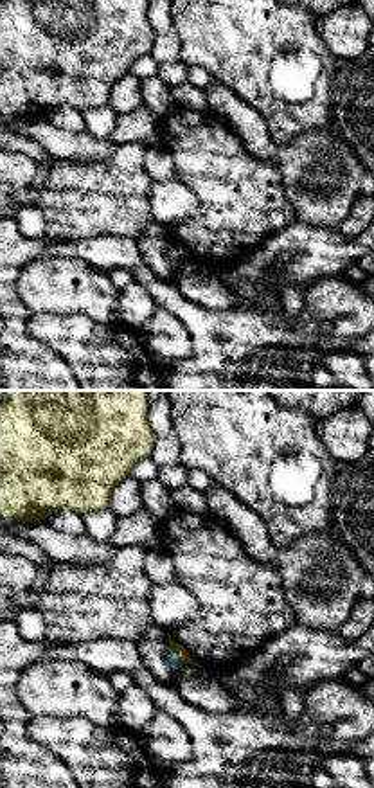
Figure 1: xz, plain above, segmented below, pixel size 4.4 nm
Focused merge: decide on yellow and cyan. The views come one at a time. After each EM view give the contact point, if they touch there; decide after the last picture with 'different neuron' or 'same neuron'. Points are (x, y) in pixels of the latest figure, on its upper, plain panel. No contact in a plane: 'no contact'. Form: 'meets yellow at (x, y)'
meets yellow at (175, 250)

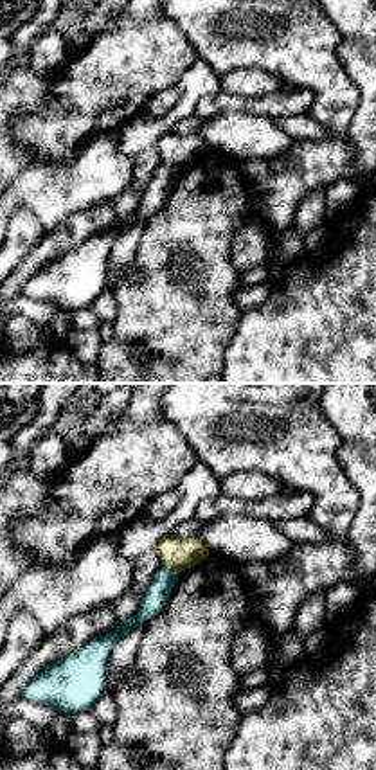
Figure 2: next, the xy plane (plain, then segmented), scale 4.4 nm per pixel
meets yellow at (171, 164)

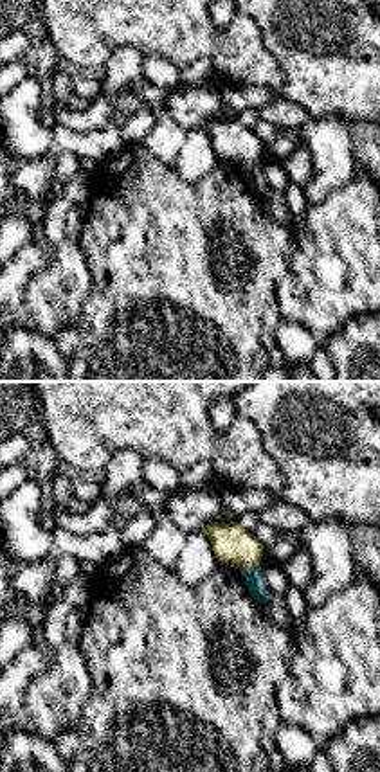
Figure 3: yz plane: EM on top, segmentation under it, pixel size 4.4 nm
meets yellow at (249, 162)

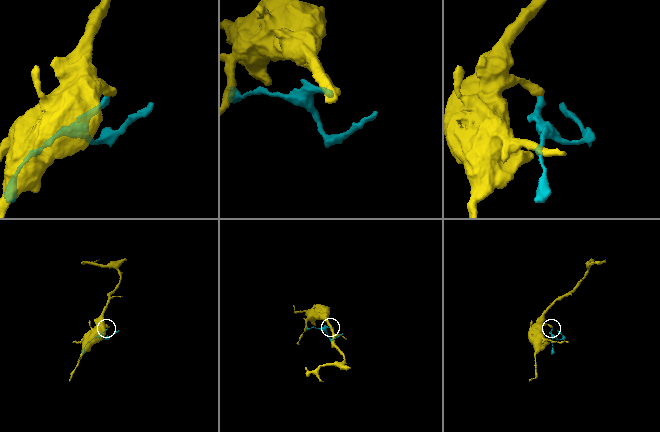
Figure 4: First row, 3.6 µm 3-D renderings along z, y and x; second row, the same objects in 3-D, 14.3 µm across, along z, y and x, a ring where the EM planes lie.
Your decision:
same neuron

